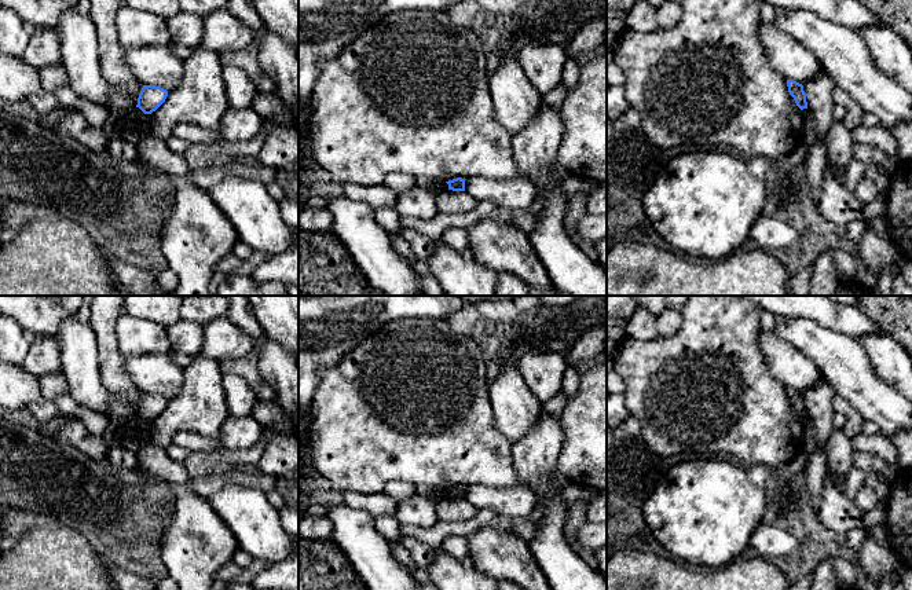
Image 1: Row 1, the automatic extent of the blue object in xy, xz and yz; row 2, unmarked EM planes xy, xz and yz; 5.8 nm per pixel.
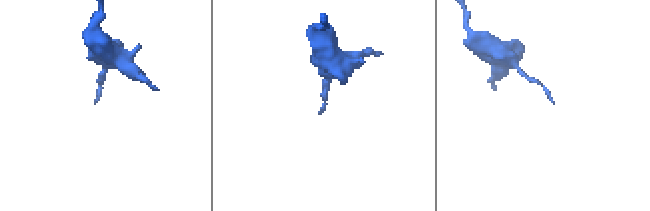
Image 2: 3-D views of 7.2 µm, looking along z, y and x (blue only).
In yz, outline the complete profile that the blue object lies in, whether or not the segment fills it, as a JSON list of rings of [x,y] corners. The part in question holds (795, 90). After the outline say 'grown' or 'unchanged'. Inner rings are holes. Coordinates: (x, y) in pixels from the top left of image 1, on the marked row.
[[[787,80],[787,87],[788,87],[788,92],[794,98],[796,106],[801,110],[807,109],[806,94],[803,91],[803,85],[794,80]]]; unchanged

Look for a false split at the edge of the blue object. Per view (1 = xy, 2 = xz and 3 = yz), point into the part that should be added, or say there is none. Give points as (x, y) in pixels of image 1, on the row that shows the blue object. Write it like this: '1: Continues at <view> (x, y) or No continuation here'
1: No continuation here
2: No continuation here
3: No continuation here

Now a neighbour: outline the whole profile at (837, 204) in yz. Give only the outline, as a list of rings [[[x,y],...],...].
[[[829,168],[825,169],[818,210],[831,223],[845,228],[849,223],[867,221],[884,213],[884,208],[886,198],[883,195],[879,194],[871,204],[862,204],[835,179]]]

